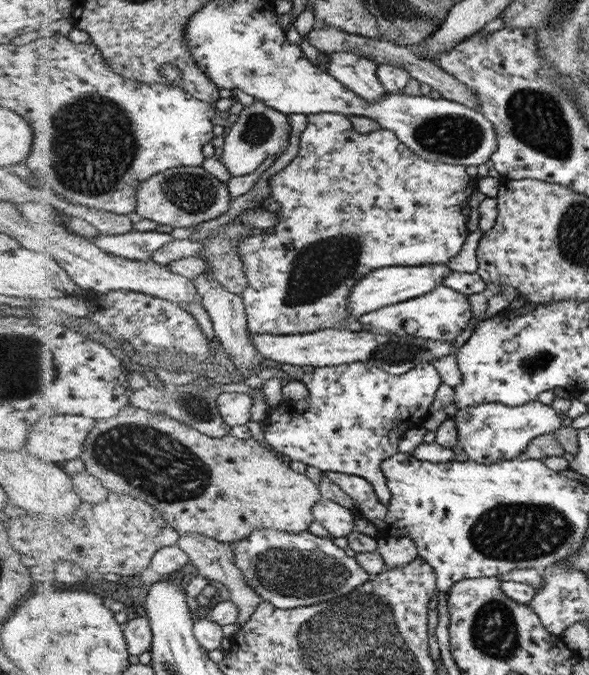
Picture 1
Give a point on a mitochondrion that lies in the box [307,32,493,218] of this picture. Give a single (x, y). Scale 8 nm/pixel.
(449, 135)

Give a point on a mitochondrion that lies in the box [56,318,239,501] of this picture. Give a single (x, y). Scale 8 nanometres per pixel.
(197, 408)

